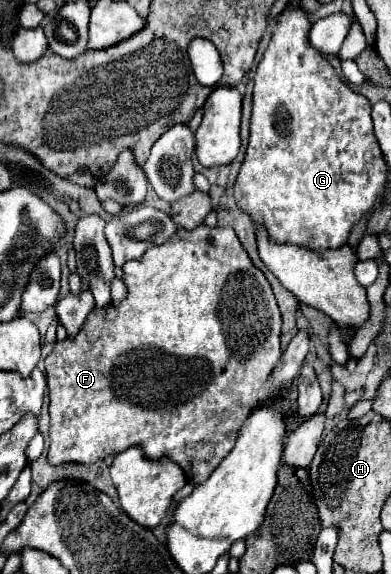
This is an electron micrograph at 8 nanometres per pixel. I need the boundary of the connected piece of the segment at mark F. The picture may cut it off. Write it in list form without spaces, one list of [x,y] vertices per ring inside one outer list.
[[[207,225],[195,227],[193,231],[177,231],[171,239],[167,239],[161,245],[149,247],[141,259],[129,261],[123,265],[123,283],[127,287],[127,297],[107,307],[93,307],[87,315],[87,321],[83,323],[81,331],[71,339],[65,337],[63,341],[57,341],[51,355],[45,359],[45,375],[47,375],[47,389],[49,389],[49,453],[47,461],[53,467],[65,465],[65,463],[77,463],[77,465],[91,465],[99,459],[105,459],[109,455],[117,455],[133,445],[139,445],[143,449],[145,459],[161,459],[167,457],[169,461],[177,463],[187,477],[187,483],[201,485],[213,469],[221,463],[221,459],[233,449],[237,431],[243,425],[243,421],[261,405],[277,399],[284,390],[291,389],[292,381],[288,381],[279,387],[267,389],[269,375],[273,373],[273,367],[277,367],[281,359],[281,313],[275,303],[273,291],[265,275],[251,263],[249,255],[245,255],[245,249],[241,243],[237,243],[237,235],[233,235],[231,227],[215,227],[209,229]]]

